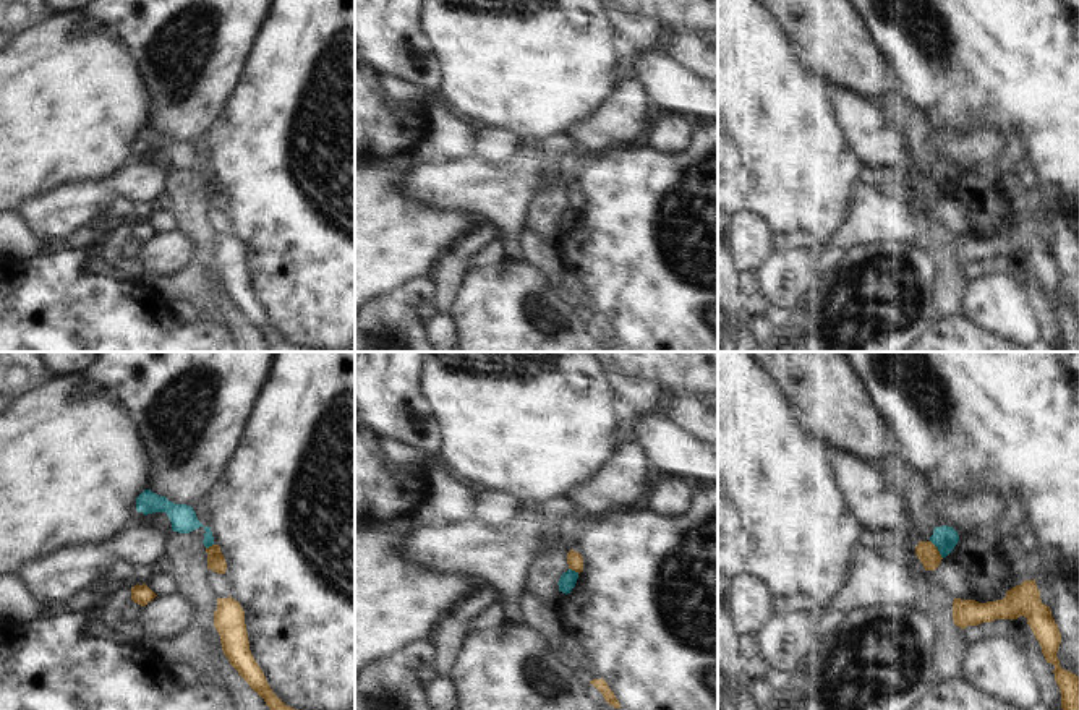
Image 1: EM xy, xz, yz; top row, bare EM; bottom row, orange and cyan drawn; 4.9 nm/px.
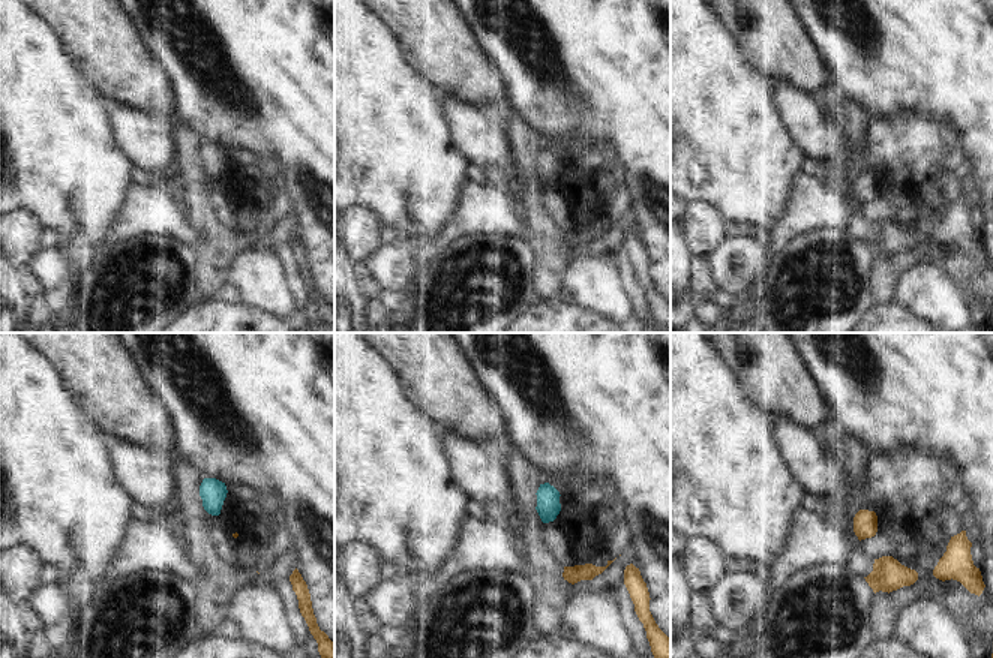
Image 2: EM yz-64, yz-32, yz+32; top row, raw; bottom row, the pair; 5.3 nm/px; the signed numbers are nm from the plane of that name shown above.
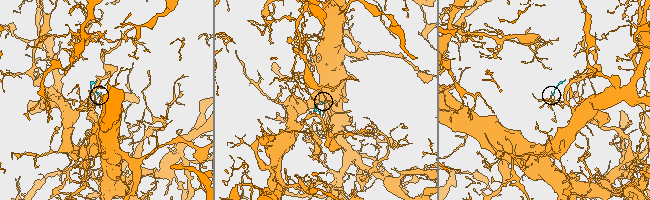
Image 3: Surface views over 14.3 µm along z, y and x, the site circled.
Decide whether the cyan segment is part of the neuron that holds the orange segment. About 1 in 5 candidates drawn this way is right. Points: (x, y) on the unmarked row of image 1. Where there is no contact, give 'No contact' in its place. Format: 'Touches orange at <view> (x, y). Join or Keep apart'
Touches orange at yz (937, 187). Keep apart

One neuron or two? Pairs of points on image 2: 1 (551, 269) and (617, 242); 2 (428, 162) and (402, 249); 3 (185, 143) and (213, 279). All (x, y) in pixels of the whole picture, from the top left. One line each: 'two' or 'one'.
1: two
2: two
3: one

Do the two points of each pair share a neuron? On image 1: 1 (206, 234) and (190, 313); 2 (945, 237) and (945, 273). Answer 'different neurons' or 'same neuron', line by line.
1: different neurons
2: same neuron

